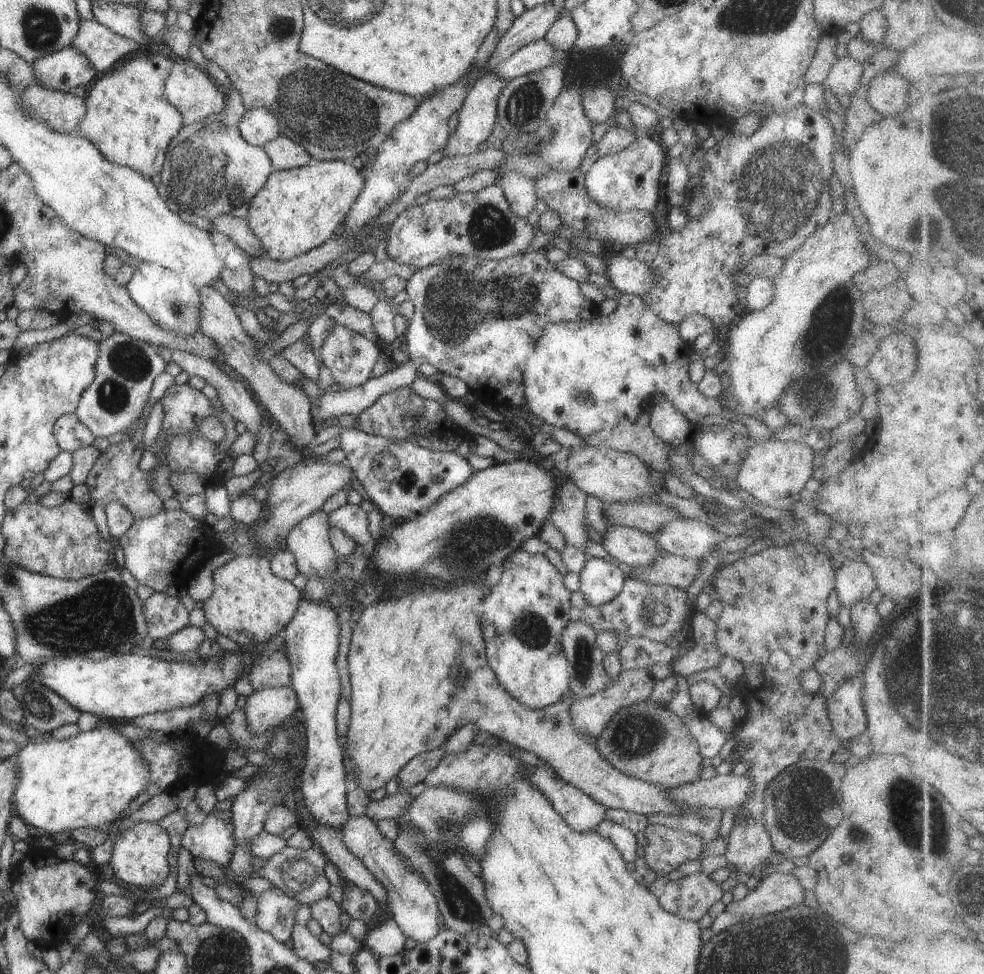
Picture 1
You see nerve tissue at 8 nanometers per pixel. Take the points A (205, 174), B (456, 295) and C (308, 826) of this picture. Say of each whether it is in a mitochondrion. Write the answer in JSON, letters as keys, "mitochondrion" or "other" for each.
{"A":"mitochondrion","B":"mitochondrion","C":"other"}

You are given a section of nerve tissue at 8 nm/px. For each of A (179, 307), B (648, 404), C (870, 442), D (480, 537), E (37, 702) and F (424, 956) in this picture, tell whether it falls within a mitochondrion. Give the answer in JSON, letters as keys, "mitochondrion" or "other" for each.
{"A":"mitochondrion","B":"other","C":"other","D":"mitochondrion","E":"mitochondrion","F":"other"}

